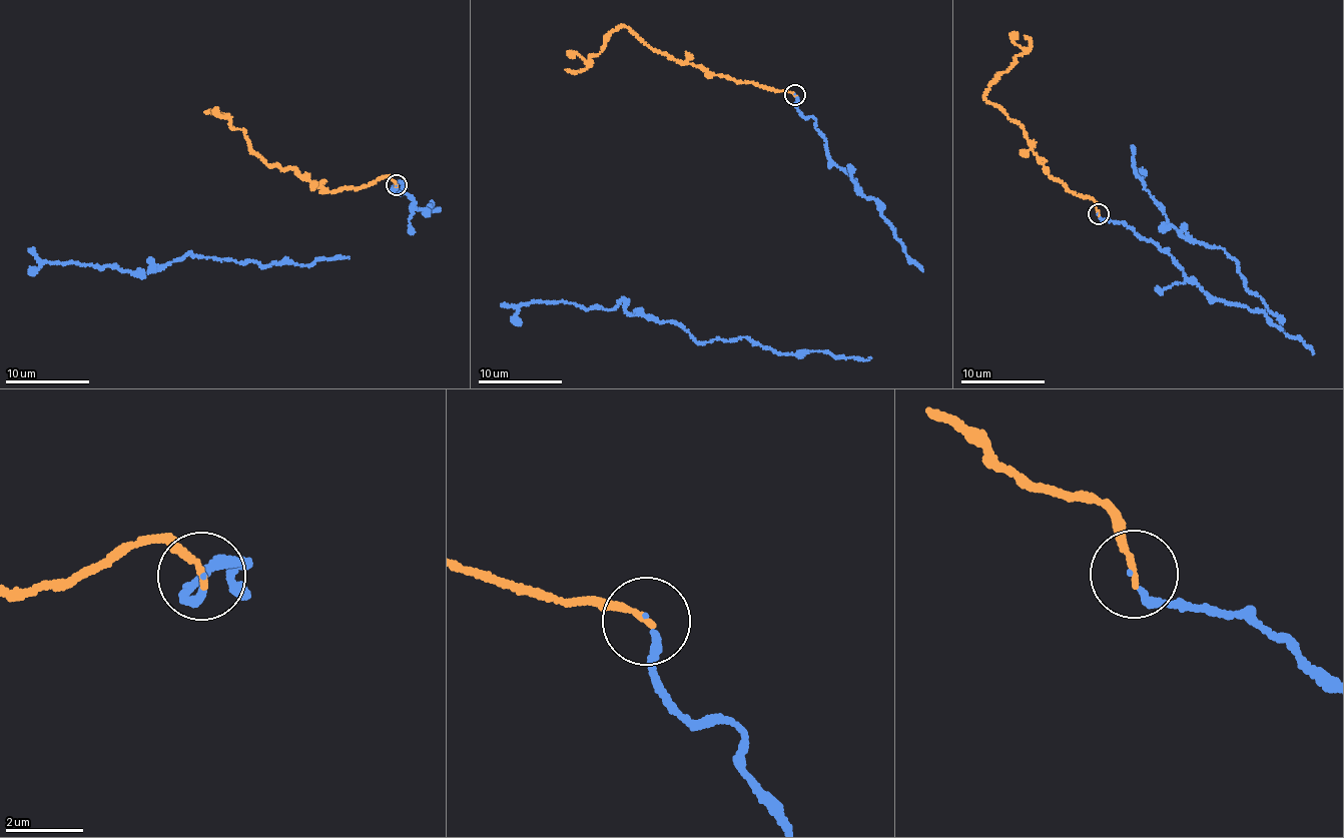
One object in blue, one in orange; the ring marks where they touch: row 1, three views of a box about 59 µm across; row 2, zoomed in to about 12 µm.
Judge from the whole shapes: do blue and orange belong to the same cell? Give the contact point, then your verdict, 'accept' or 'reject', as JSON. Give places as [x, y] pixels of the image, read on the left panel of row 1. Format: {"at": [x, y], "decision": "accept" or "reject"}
{"at": [396, 184], "decision": "accept"}

